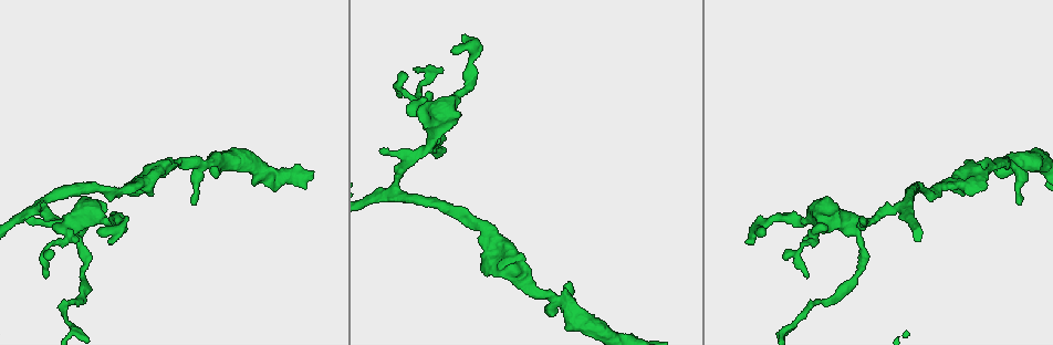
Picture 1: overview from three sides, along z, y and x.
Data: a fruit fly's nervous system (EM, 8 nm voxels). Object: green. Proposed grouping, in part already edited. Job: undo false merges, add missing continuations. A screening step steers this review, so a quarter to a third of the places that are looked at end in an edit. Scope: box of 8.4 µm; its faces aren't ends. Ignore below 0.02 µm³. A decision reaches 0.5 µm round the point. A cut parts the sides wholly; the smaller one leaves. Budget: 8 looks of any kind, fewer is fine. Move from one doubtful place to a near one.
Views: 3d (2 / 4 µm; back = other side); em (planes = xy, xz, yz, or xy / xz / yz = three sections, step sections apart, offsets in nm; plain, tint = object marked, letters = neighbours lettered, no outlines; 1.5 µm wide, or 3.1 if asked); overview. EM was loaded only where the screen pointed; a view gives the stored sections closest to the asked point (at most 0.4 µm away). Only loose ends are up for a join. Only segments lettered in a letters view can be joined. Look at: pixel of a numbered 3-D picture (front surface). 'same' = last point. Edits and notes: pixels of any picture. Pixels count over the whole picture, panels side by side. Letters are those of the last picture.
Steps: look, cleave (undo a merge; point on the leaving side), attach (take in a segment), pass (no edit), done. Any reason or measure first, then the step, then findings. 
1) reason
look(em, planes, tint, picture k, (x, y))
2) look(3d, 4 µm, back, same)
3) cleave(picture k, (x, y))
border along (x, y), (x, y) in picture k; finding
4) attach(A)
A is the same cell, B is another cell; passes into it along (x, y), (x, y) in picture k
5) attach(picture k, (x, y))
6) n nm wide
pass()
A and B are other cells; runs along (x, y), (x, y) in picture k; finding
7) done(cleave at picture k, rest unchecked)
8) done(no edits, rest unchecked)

sharp bend
look(em, planes, plain, picture 1, (401, 89))

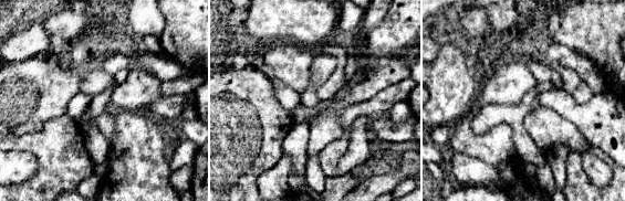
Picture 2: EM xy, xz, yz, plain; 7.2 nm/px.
look(em, planes, letters, same)

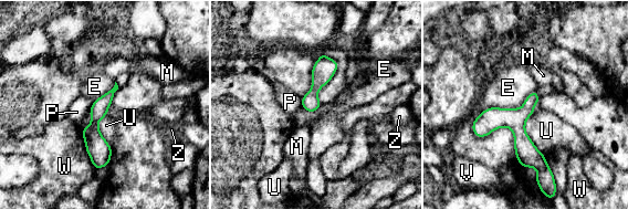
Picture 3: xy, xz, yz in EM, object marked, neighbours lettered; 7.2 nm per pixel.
120 nm wide; E touches over 600 nm
pass()
E, M, P, U, V, W and Z are other cells; all the same neuron

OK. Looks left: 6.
sharp bend
look(3d, 4 µm, picture 1, (396, 184))

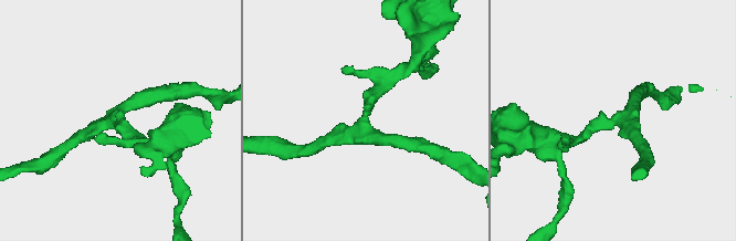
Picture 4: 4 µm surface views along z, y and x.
3 arms; arms of 190, 190, 200 nm
look(em, xz, step 4, letters, picture 4, (114, 118))

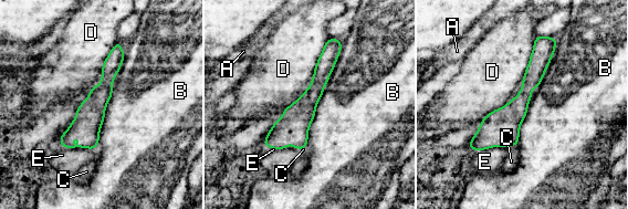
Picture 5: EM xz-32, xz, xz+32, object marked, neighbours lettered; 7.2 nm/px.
pass()
A, B, C, D and E are other cells; border along (342, 46), (315, 106), (304, 148) in picture 5; one neuron here

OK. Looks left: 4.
branch point
look(em, planes, letters, picture 1, (199, 165))

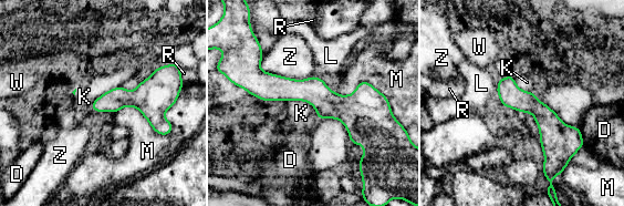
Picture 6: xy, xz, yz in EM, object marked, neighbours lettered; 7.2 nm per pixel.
M touches over 550 nm
pass()
D, K, L, M, R, W and Z are other cells; runs along (260, 92), (313, 90), (390, 121) in picture 6; one neuron here

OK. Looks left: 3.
done(no edits, rest unchecked)

